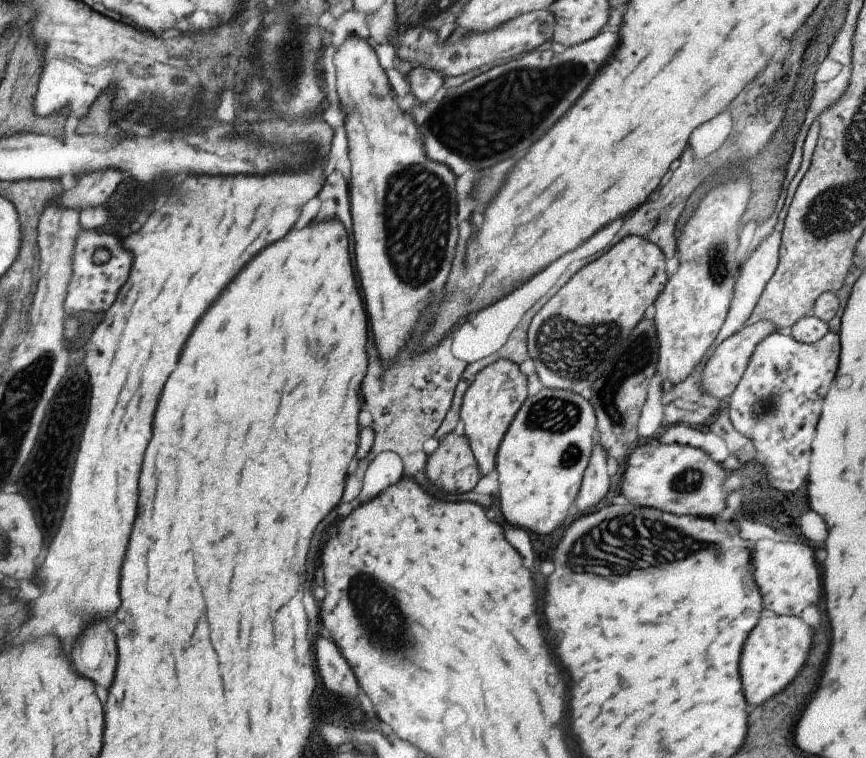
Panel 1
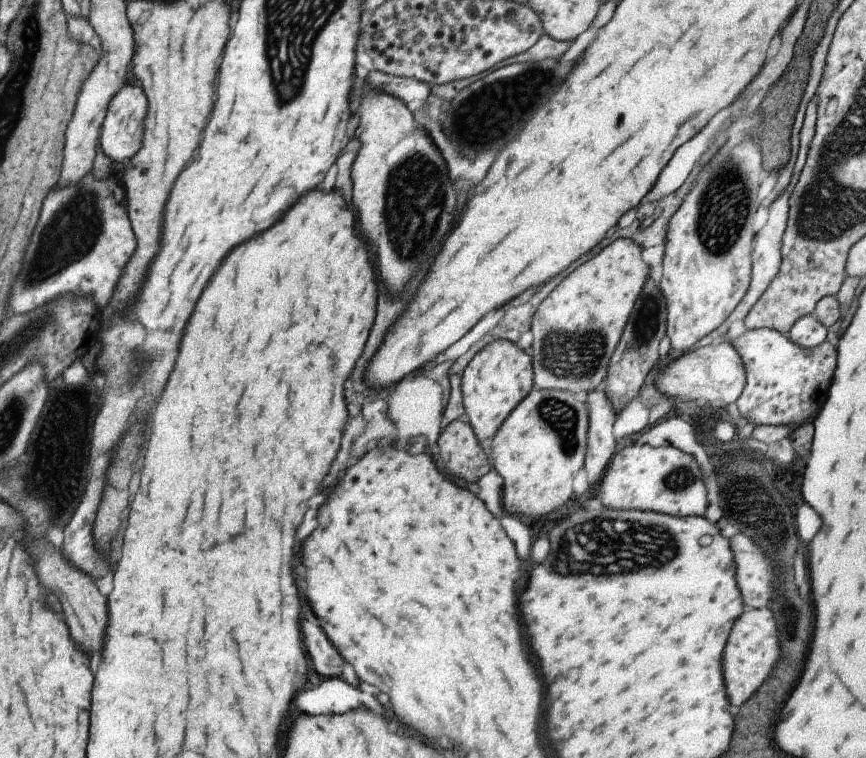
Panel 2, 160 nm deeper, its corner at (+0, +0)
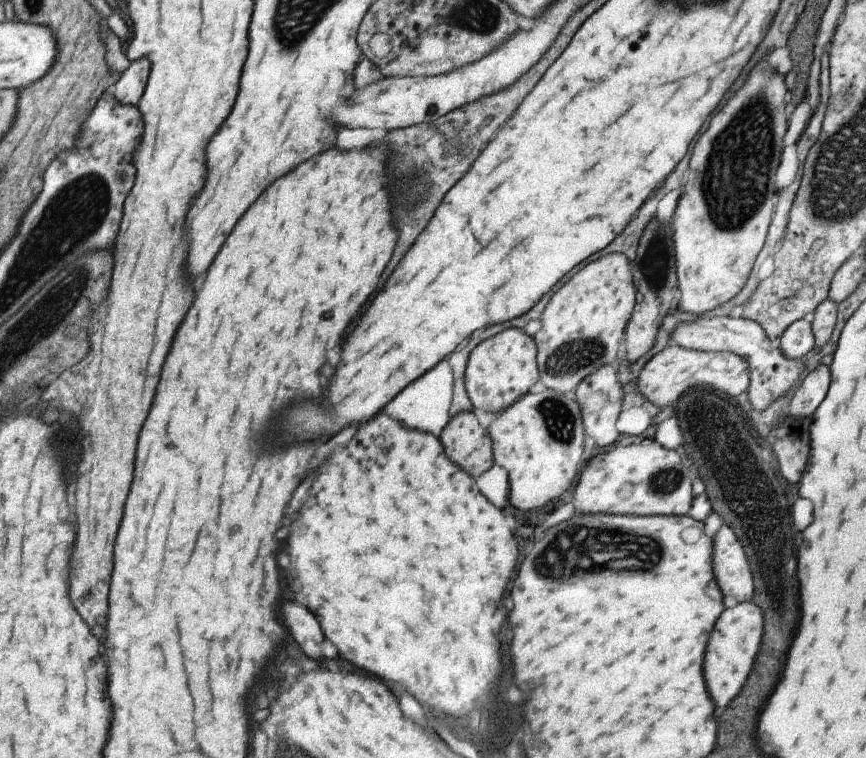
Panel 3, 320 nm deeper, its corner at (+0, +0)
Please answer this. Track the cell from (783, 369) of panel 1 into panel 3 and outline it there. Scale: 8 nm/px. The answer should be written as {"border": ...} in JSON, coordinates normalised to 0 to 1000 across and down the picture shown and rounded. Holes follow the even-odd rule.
{"border":[[[800,417],[791,425],[783,425],[782,430],[771,438],[773,454],[786,459],[809,464],[846,464],[858,471],[864,480],[865,501],[861,512],[864,528],[873,542],[880,542],[889,530],[904,522],[923,499],[923,489],[927,488],[927,474],[909,474],[898,459],[890,459],[890,449],[883,443],[883,437],[868,422],[858,418],[843,417]]]}

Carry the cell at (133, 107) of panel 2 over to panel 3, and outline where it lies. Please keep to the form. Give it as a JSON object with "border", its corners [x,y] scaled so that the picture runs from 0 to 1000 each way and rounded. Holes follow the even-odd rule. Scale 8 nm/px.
{"border":[[[167,74],[152,79],[148,90],[127,115],[133,132],[141,139],[158,137],[165,121],[170,98],[172,98],[172,79]]]}

